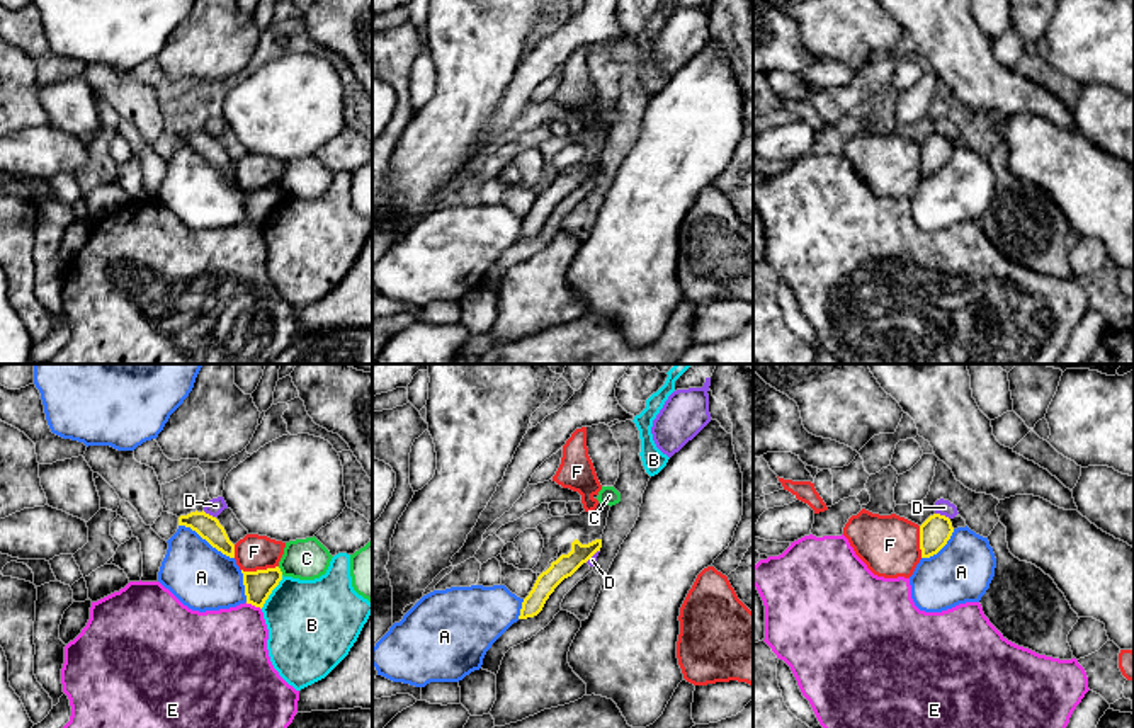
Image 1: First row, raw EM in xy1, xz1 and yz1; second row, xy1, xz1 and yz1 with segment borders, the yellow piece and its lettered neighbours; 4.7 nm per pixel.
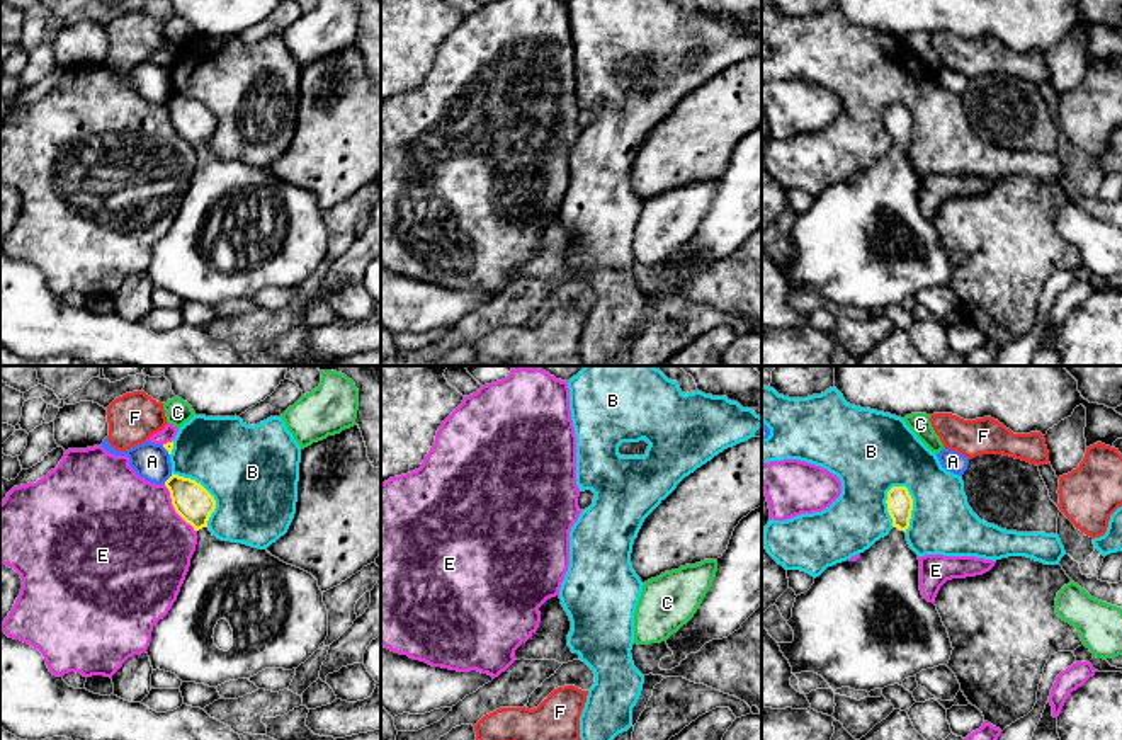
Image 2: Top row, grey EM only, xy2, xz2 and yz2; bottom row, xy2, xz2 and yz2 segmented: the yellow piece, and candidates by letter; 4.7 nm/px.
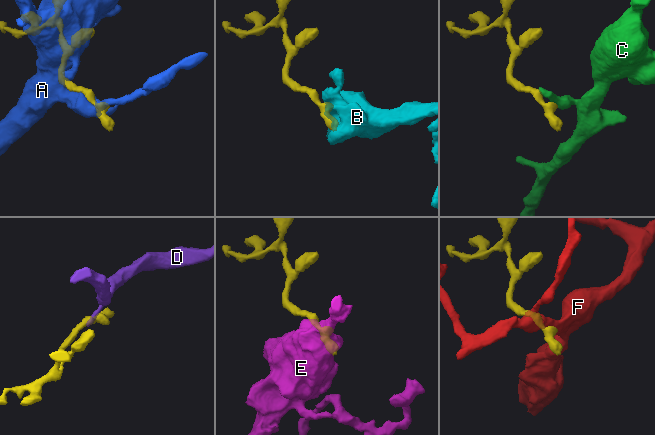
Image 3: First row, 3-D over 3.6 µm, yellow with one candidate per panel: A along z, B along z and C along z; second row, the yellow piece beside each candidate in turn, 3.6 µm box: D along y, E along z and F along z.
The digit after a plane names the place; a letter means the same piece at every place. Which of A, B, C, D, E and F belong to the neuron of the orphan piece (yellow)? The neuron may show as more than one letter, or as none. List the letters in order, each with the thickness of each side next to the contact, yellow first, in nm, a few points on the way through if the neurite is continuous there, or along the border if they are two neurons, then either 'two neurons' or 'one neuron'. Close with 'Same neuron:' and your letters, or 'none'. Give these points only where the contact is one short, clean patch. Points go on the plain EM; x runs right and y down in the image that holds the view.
A: 110/300 nm | two neurons
B: 130/300 nm | two neurons
C: 140/190 nm | along xy1 (277, 186), (283, 193) | two neurons
D: 150/80 nm | along yz1 (935, 131), (949, 138) | two neurons
E: 180/500 nm | two neurons
F: 140/170 nm | along xy1 (277, 184), (242, 189) | two neurons
Same neuron: none

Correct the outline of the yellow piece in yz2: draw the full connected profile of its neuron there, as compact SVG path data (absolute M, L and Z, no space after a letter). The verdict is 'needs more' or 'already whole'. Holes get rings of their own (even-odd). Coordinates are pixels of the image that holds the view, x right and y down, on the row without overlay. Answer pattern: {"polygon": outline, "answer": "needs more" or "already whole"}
{"polygon": "M892 105L887 111L886 122L892 138L889 153L860 172L857 180L836 182L816 196L811 208L796 216L792 236L787 240L794 250L794 260L779 262L780 270L792 286L792 293L814 291L833 310L850 306L870 311L894 303L901 305L904 298L921 289L947 284L954 269L937 225L928 221L920 209L920 179L906 160L913 129L913 117L908 107Z", "answer": "needs more"}

